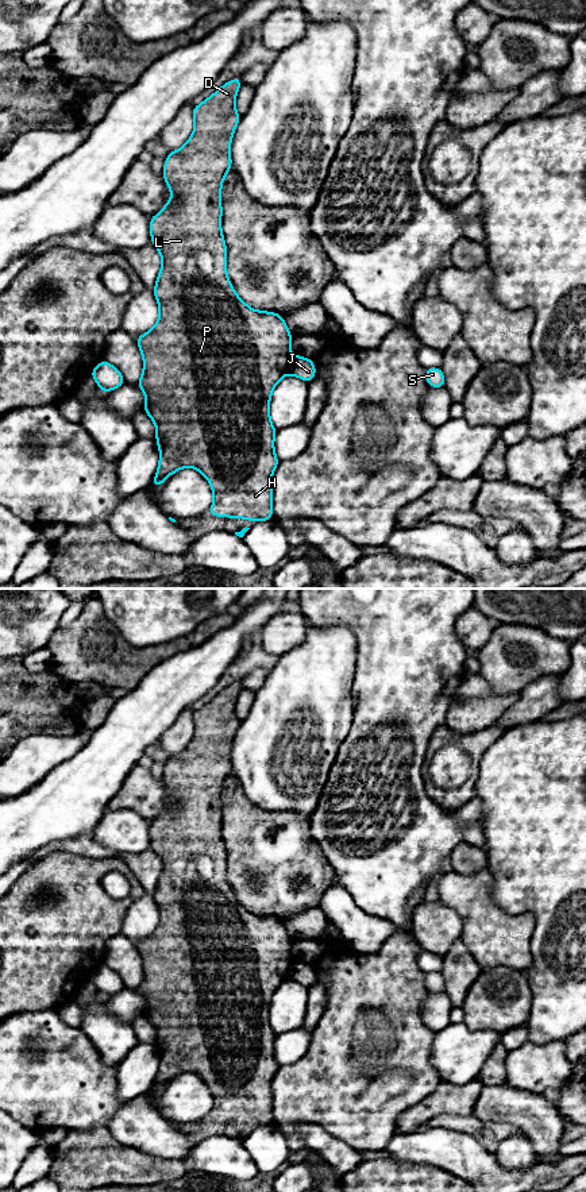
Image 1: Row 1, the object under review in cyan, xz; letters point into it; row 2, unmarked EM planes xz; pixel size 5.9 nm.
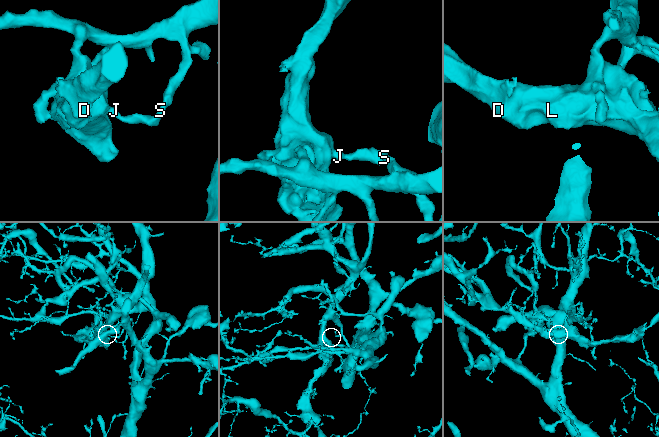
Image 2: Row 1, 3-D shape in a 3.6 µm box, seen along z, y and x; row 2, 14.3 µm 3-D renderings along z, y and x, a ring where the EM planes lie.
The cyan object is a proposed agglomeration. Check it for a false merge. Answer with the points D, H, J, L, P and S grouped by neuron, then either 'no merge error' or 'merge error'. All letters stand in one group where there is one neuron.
groups D H L P / J S; merge error

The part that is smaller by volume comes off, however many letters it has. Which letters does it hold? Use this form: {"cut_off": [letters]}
{"cut_off": ["D", "H", "L", "P"]}

